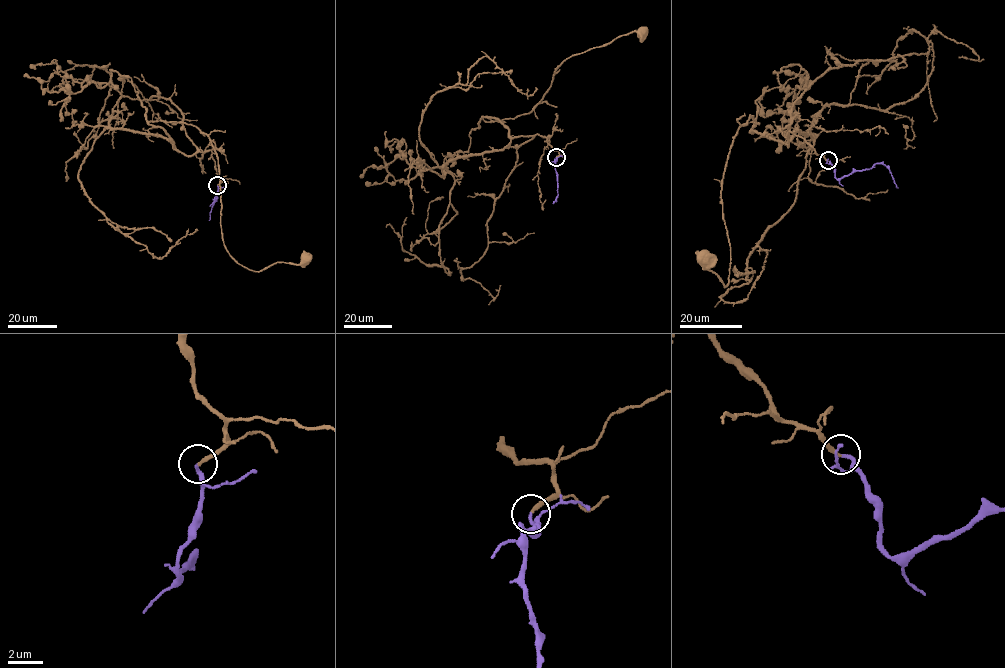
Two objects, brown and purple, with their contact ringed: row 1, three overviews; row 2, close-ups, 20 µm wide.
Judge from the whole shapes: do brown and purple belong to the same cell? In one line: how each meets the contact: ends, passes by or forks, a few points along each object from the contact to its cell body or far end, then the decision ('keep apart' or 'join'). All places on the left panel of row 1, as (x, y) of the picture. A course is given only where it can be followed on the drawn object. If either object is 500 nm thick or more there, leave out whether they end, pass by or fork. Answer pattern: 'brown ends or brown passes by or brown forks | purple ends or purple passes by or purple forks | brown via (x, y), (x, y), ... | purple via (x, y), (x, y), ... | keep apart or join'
brown ends | purple ends | brown via (217, 185), (210, 150), (184, 155), (148, 123), (208, 137), (222, 240), (238, 263), (259, 271), (306, 257) | purple via (217, 185), (216, 201), (209, 220) | join

